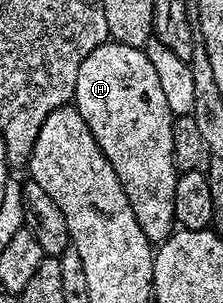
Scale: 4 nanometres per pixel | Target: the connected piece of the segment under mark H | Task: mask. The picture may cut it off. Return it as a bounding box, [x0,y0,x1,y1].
[74,40,178,242]

